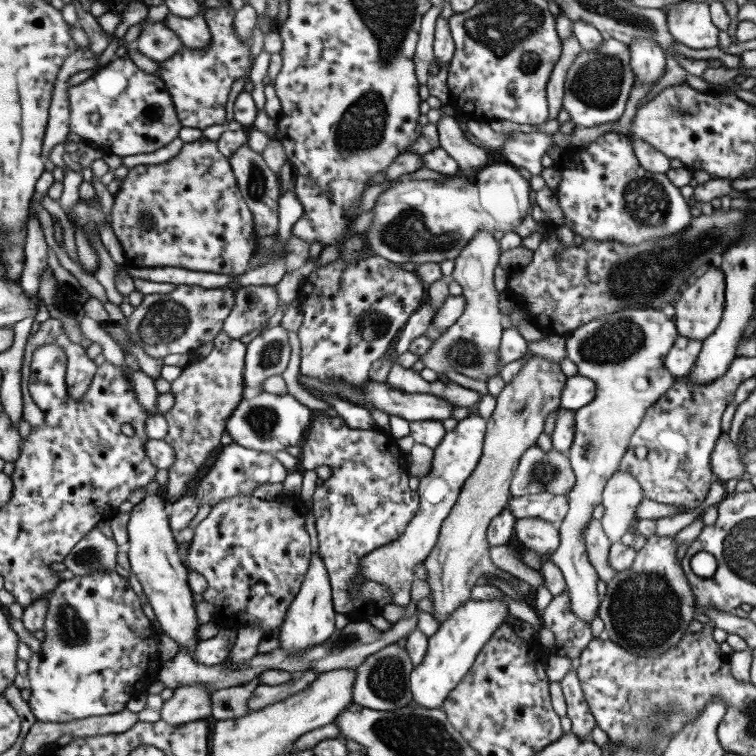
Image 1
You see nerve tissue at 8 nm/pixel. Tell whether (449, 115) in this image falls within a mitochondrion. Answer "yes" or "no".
no

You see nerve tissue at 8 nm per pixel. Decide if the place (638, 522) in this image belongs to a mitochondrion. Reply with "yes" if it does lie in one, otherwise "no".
no

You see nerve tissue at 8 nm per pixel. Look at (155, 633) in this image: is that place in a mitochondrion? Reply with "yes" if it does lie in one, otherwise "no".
no

